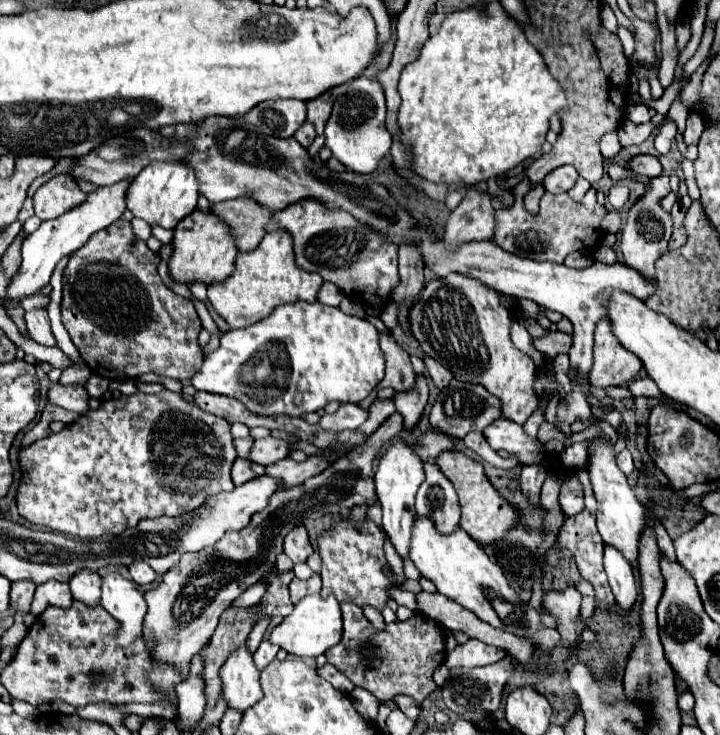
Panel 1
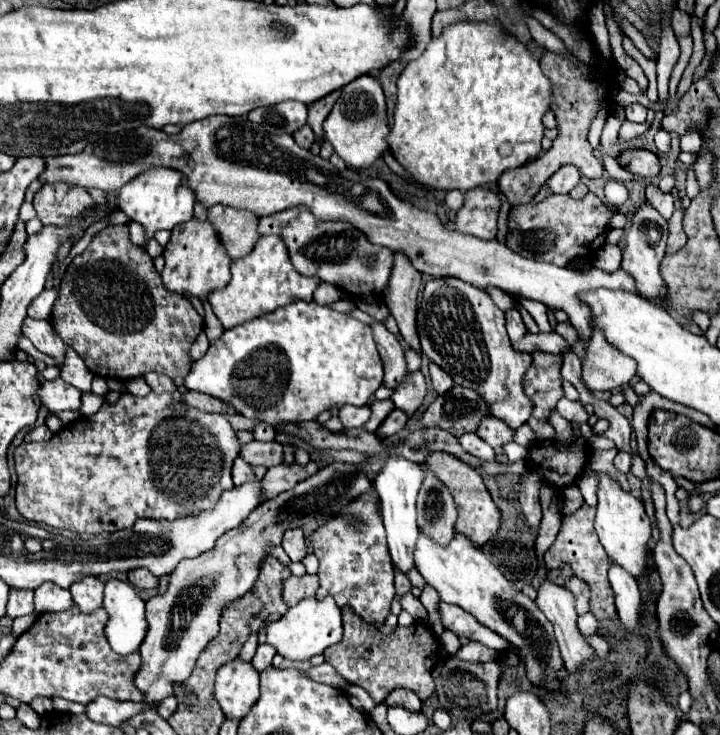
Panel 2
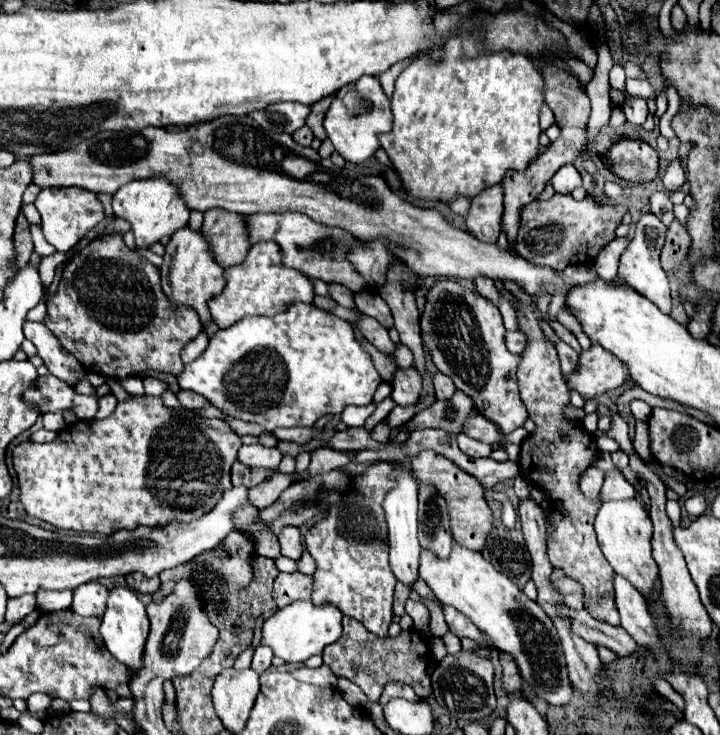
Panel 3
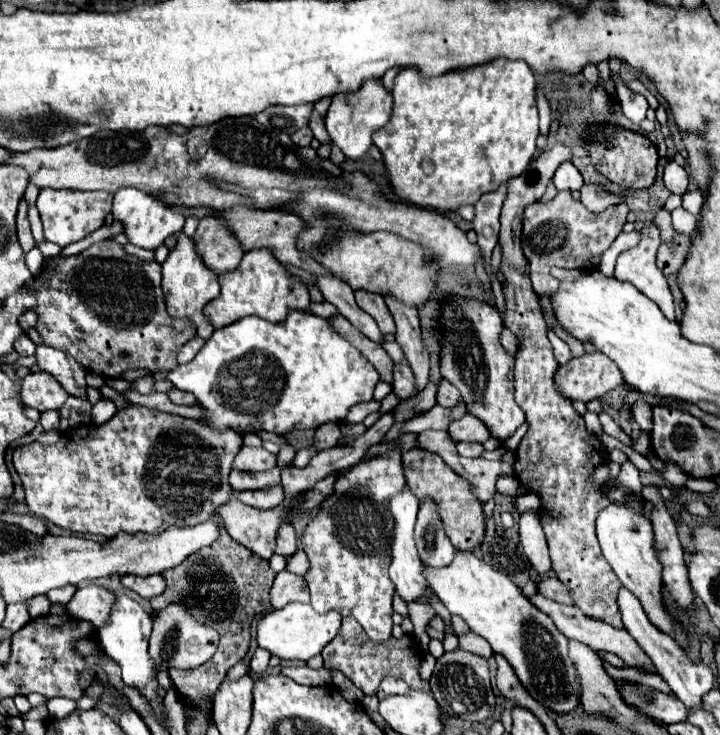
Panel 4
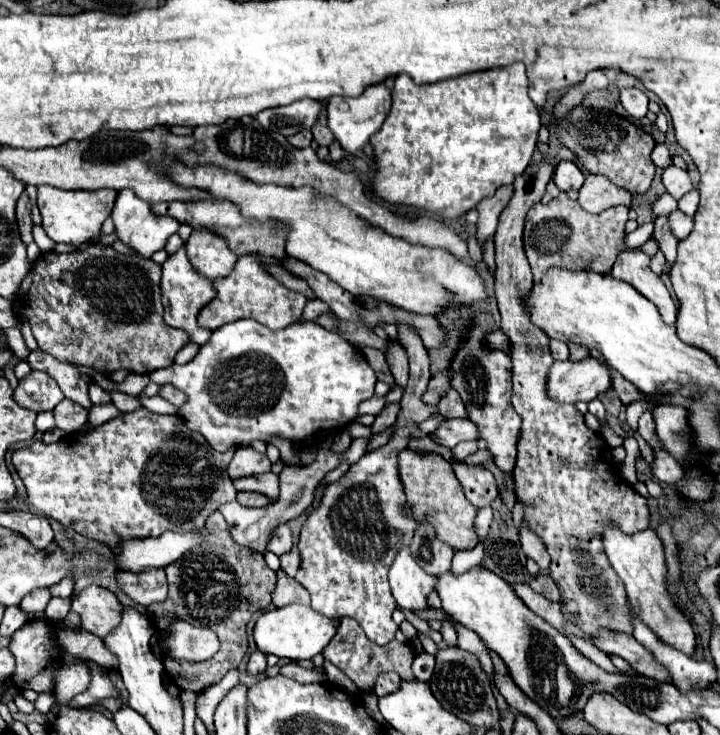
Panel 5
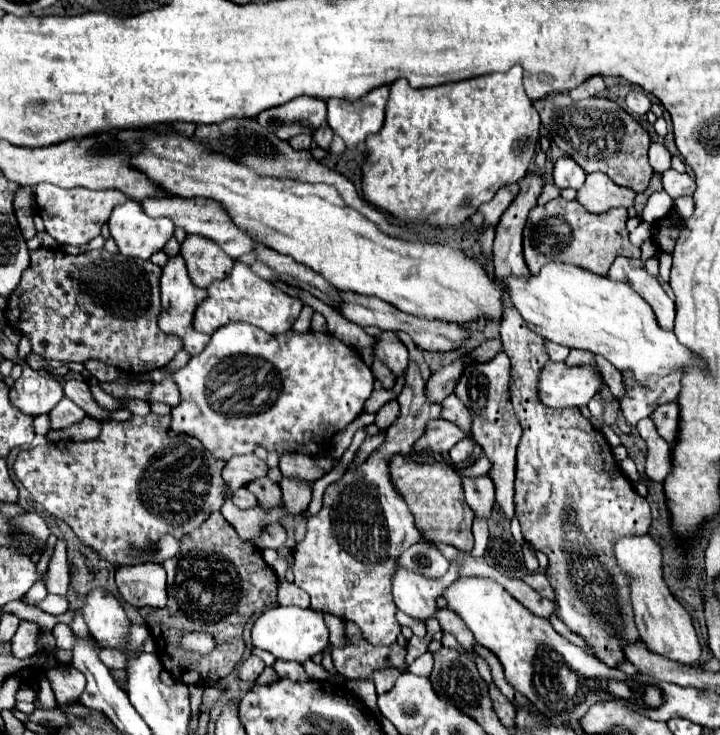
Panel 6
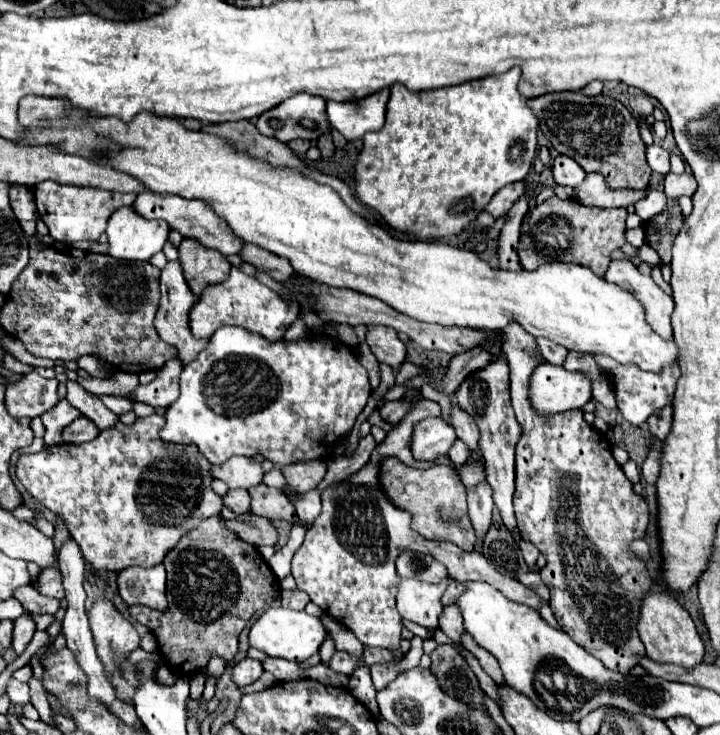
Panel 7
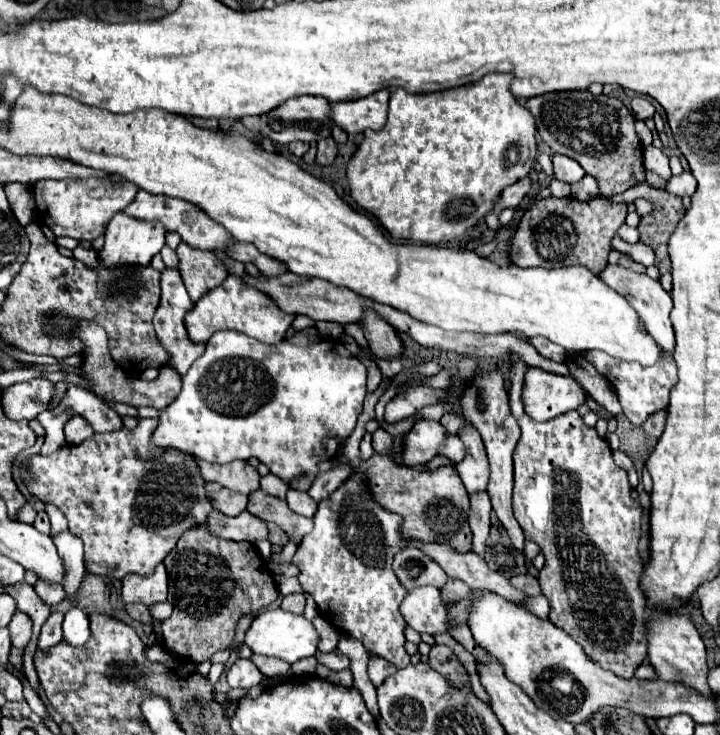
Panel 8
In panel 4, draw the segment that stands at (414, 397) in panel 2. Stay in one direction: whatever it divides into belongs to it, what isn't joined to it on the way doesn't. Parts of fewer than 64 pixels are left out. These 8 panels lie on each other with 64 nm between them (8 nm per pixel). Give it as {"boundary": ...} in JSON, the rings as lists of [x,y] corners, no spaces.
{"boundary":[[[404,358],[402,362],[394,364],[394,392],[398,394],[400,400],[408,400],[414,396],[414,376],[408,366],[408,360]]]}

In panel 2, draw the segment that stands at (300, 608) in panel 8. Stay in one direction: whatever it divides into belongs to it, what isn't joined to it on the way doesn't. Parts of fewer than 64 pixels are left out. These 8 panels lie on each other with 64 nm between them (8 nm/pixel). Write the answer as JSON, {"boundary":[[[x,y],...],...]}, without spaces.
{"boundary":[[[310,574],[290,576],[282,580],[282,598],[288,606],[294,606],[302,598],[314,596],[316,588],[318,588],[318,576],[310,576]]]}

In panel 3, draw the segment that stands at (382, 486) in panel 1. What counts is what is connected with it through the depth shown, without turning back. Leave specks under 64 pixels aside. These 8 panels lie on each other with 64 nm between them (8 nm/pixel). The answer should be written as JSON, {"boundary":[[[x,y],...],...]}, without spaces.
{"boundary":[[[396,462],[396,468],[392,472],[392,478],[396,480],[396,488],[388,492],[384,498],[384,512],[388,520],[388,542],[390,542],[390,570],[402,584],[410,586],[418,580],[418,484],[416,478],[410,474],[410,468]]]}

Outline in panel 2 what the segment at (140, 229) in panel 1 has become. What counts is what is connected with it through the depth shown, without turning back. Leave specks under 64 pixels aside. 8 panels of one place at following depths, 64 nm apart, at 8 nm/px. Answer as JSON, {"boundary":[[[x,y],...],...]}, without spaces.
{"boundary":[[[137,222],[129,223],[130,240],[135,245],[144,245],[144,229]]]}

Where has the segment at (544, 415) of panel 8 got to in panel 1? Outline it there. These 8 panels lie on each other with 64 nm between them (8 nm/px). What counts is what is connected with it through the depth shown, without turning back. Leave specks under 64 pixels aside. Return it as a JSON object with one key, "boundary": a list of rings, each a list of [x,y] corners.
{"boundary":[[[602,318],[594,332],[594,364],[588,374],[590,384],[598,388],[626,386],[640,370],[640,360],[618,344],[616,336],[612,336],[612,326]]]}

